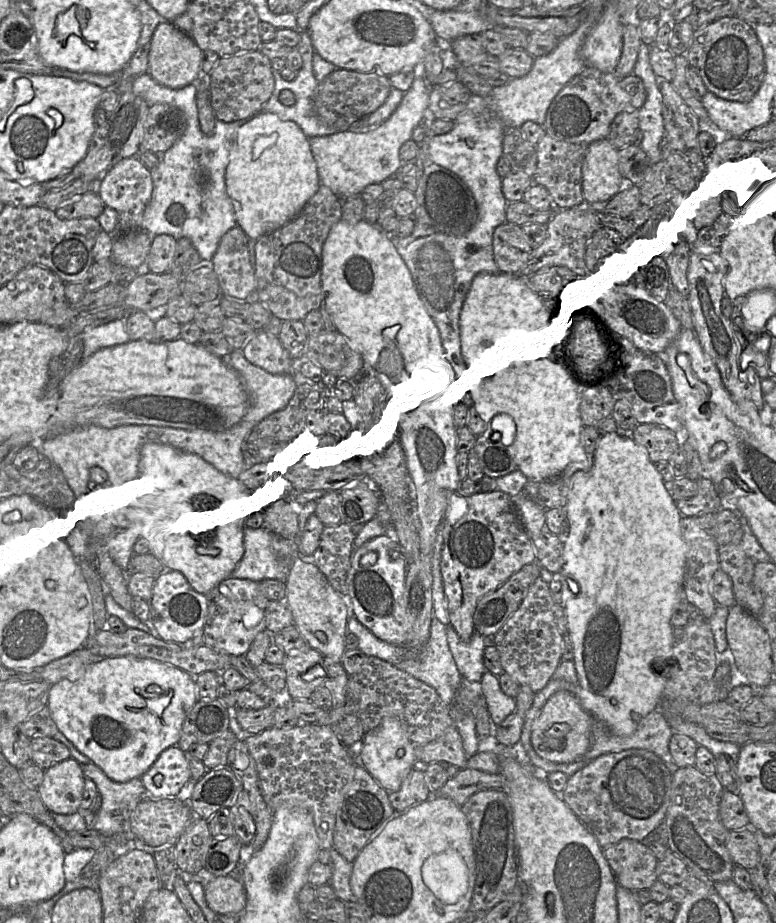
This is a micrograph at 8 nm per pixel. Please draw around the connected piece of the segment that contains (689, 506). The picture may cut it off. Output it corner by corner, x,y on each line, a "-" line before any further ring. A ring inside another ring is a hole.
699,477
696,483
697,494
694,497
675,501
681,515
695,517
701,512
717,512
721,509
722,501
712,481

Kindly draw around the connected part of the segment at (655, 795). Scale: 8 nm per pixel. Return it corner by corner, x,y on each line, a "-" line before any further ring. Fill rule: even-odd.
628,749
601,755
574,773
561,797
604,849
623,839
642,842
653,833
666,817
672,783
673,773
656,754
645,749

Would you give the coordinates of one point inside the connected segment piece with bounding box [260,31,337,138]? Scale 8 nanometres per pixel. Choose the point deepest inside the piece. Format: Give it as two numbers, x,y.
314,69

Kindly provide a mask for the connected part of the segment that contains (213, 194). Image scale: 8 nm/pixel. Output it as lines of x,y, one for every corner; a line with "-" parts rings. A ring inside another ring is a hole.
144,73
135,79
132,92
149,106
174,106
180,109
186,118
186,129
182,136
161,155
158,165
149,169
153,188
143,214
141,229
151,236
168,234
176,240
188,238
202,260
211,260
222,237
237,226
234,206
226,193
225,171
236,143
238,129
252,117
229,123
217,120
213,134
206,136
201,132
198,120
196,83
180,89
171,89

